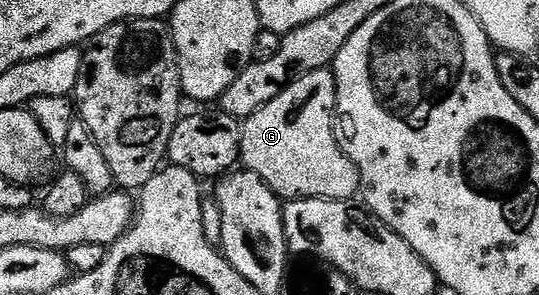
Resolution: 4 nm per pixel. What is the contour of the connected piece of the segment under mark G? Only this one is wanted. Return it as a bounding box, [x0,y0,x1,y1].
[240,68,361,201]

